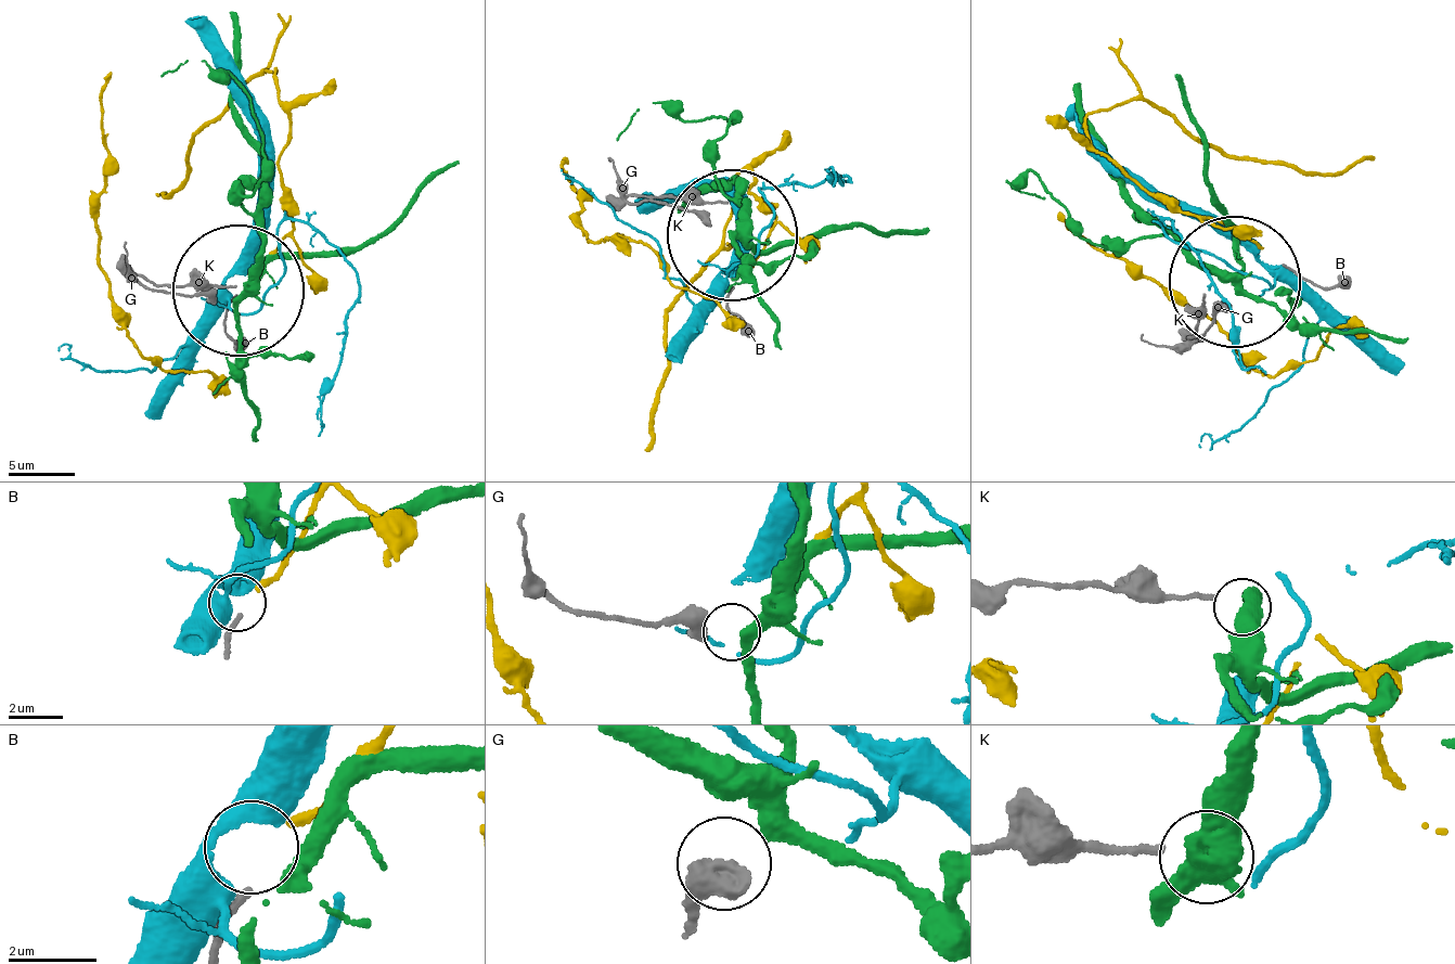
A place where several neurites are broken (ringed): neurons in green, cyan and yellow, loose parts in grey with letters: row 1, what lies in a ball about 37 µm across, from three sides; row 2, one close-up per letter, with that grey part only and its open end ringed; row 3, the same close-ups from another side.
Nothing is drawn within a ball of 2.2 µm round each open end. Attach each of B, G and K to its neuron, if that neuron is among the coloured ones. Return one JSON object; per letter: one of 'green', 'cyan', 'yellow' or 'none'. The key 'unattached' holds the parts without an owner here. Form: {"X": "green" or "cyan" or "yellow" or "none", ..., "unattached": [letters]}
{"B": "yellow", "G": "green", "K": "none", "unattached": ["K"]}

